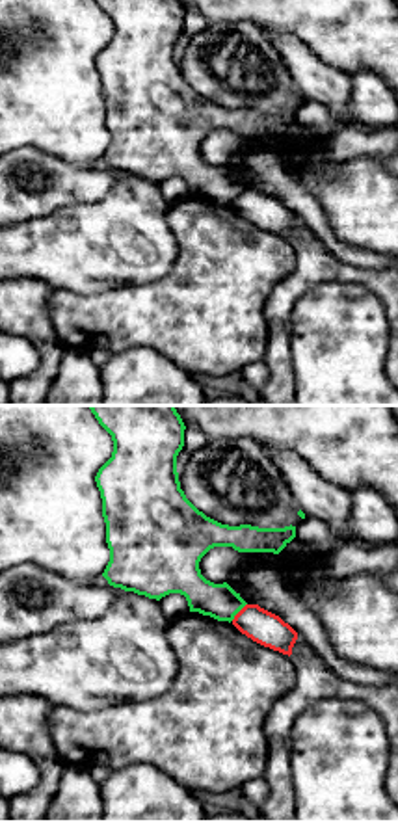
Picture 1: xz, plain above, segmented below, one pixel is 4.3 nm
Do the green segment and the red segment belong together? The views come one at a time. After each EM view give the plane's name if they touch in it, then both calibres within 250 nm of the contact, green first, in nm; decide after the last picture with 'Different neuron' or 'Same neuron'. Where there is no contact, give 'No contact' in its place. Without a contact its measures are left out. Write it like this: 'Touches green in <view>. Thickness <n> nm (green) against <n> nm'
Touches green in xz. Thickness 160 nm (green) against 140 nm

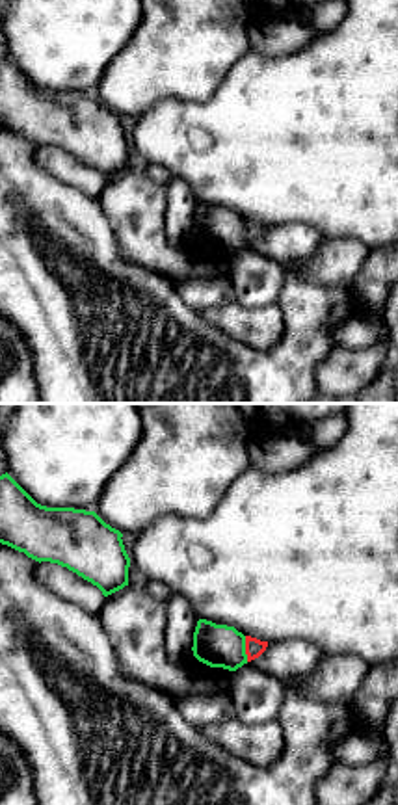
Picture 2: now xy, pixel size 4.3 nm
Touches green in xy. Thickness 190 nm (green) against 80 nm

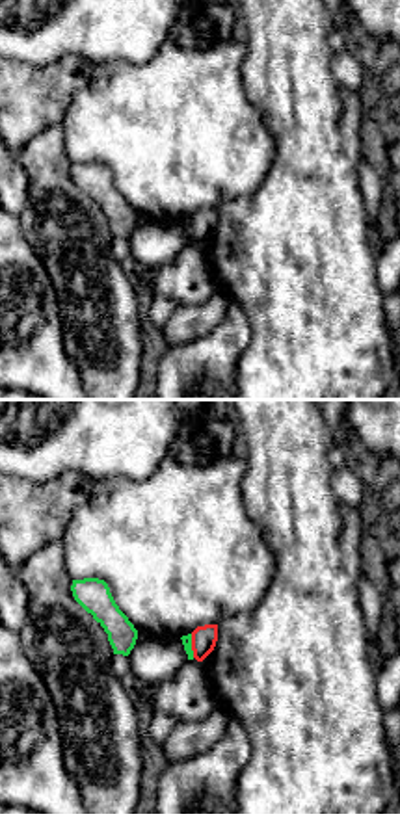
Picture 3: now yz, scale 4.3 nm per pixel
Touches green in yz. Thickness 50 nm (green) against 110 nm

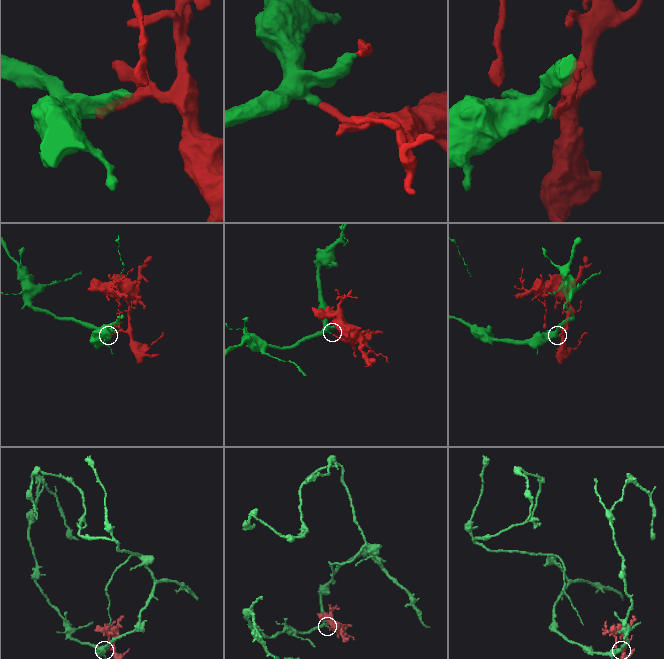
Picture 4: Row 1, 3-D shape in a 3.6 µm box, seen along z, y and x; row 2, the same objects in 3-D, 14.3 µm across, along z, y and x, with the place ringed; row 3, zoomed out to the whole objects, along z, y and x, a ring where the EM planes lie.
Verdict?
Different neuron

